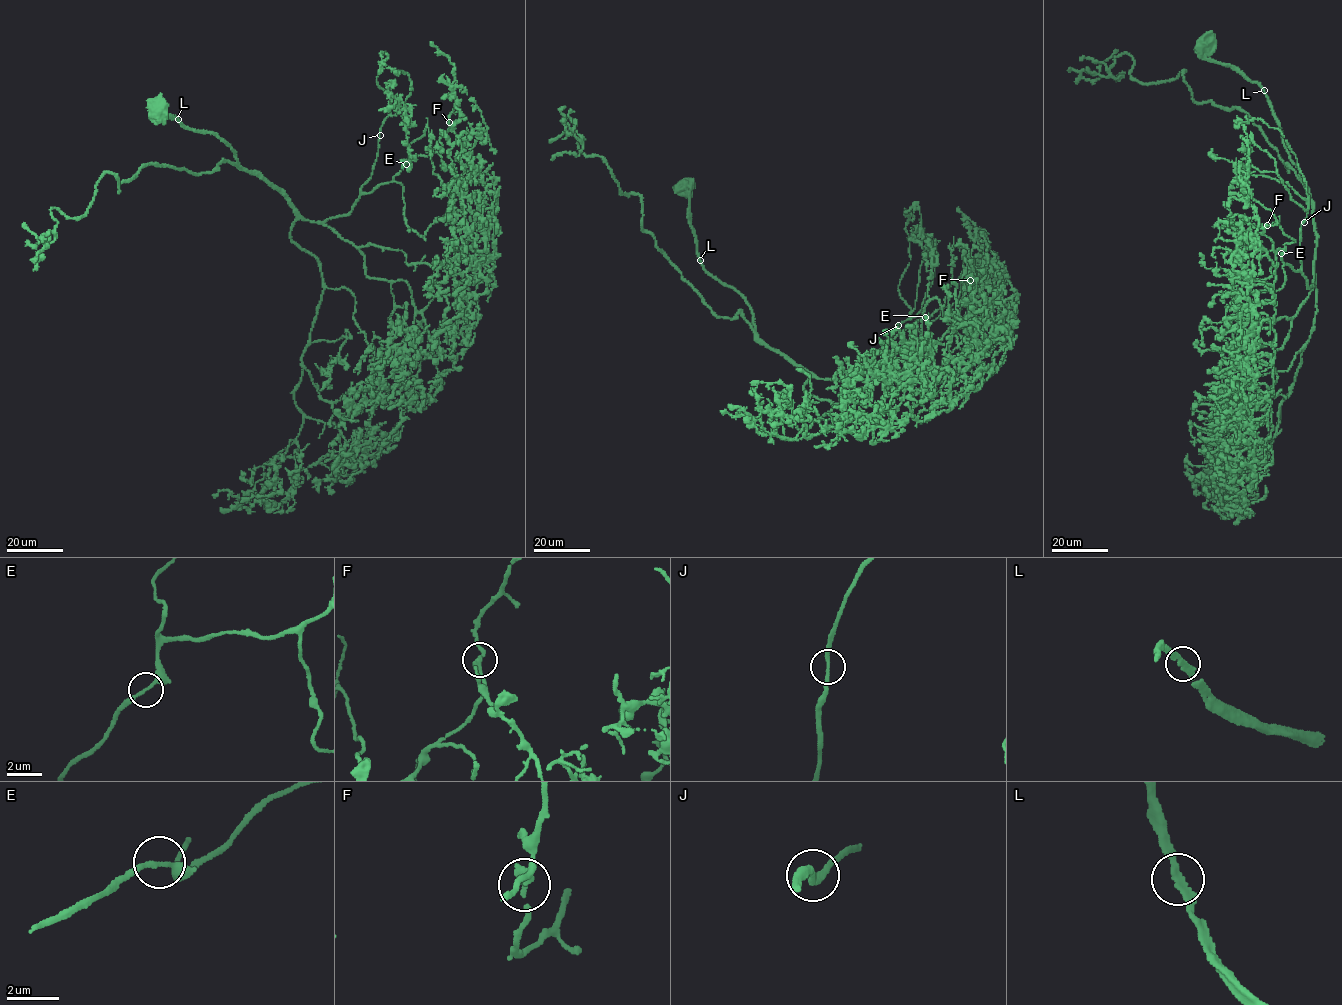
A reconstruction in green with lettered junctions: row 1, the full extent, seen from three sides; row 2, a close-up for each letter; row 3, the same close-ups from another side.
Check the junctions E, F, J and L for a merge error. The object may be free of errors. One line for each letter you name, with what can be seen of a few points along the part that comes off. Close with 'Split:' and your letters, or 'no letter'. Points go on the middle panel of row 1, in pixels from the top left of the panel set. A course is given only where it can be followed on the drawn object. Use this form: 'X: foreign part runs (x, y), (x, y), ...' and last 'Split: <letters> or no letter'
Split: no letter

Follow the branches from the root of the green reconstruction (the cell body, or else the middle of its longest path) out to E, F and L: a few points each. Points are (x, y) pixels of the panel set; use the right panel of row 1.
E: (1207, 41), (1200, 54), (1256, 81), (1275, 115), (1312, 203), (1313, 287), (1302, 272), (1283, 265), (1281, 253)
F: (1207, 41), (1200, 54), (1256, 81), (1275, 115), (1312, 203), (1313, 287), (1283, 265), (1267, 225)
L: (1207, 41), (1210, 39), (1210, 43), (1199, 52), (1202, 56), (1238, 67), (1264, 90)

